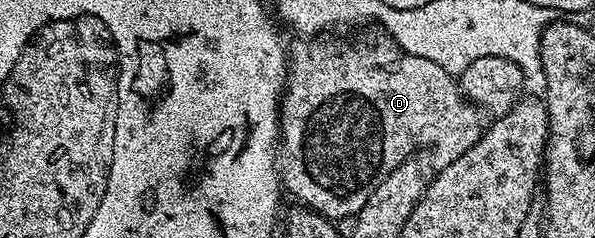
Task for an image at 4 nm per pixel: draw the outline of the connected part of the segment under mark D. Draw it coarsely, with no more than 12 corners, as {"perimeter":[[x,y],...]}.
{"perimeter":[[369,27],[287,49],[277,172],[356,218],[416,149],[451,167],[482,110]]}

